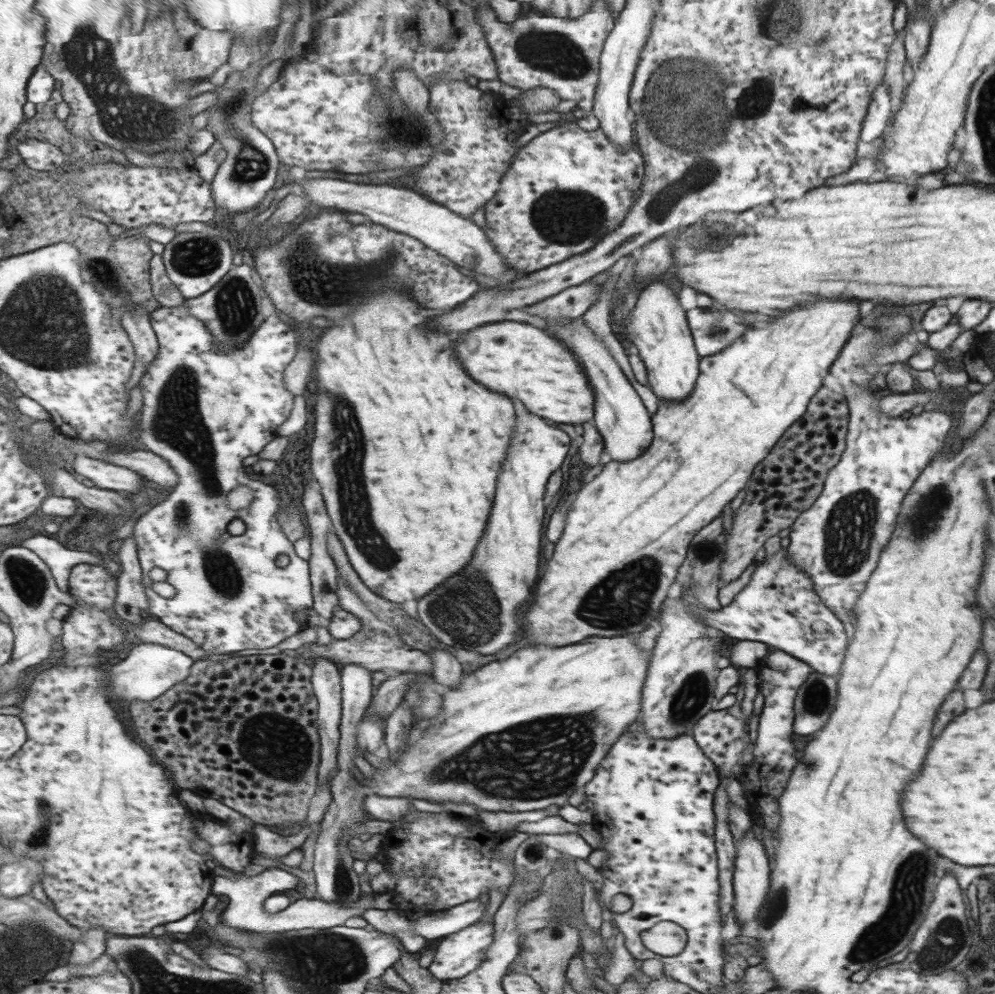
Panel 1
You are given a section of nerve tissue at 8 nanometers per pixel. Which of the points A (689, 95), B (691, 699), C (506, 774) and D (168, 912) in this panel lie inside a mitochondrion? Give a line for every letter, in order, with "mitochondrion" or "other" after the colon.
A: mitochondrion
B: mitochondrion
C: mitochondrion
D: other

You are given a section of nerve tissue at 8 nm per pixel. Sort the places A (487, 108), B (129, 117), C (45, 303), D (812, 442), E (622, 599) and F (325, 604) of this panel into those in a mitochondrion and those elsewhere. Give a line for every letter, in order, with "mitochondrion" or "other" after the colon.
A: other
B: mitochondrion
C: mitochondrion
D: other
E: mitochondrion
F: other

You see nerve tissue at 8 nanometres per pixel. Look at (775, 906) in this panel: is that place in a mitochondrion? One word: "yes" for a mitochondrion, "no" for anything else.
yes

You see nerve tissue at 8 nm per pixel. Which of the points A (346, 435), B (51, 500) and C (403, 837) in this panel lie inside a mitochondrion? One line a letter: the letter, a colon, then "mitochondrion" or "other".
A: mitochondrion
B: other
C: other

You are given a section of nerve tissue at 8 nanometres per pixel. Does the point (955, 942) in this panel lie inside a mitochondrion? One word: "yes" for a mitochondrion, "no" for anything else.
yes

